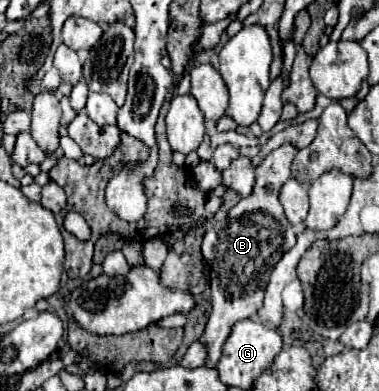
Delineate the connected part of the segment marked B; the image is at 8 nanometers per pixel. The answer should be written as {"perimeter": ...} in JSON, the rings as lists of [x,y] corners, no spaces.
{"perimeter":[[[283,144],[277,150],[273,150],[255,168],[257,182],[251,196],[243,198],[237,206],[233,206],[227,218],[211,226],[203,238],[203,258],[211,268],[209,286],[213,304],[207,328],[201,336],[201,340],[205,340],[209,348],[205,366],[215,368],[233,324],[257,314],[257,310],[263,304],[267,274],[271,274],[271,268],[285,254],[283,250],[285,236],[287,240],[295,240],[295,230],[289,224],[289,220],[285,220],[283,206],[279,204],[279,190],[291,178],[291,164],[297,150],[299,148],[293,144]]]}

